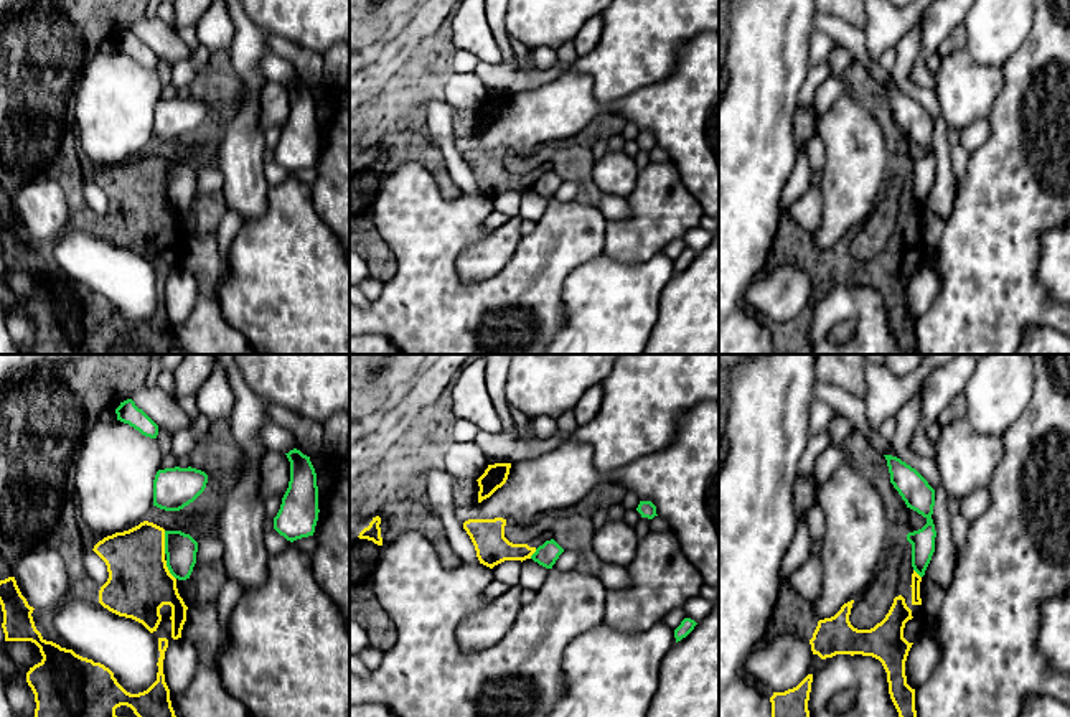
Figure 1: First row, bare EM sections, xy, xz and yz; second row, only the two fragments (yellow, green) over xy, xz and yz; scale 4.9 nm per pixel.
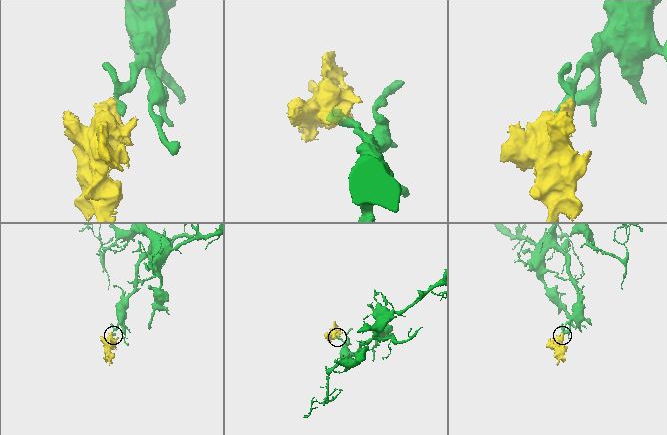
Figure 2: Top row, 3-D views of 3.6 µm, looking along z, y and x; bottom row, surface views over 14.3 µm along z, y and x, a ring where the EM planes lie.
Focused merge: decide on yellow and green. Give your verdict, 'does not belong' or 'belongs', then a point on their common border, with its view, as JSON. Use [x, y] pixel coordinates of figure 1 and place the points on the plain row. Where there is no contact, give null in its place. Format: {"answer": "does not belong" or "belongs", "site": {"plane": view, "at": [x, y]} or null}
{"answer": "does not belong", "site": {"plane": "xy", "at": [164, 173]}}

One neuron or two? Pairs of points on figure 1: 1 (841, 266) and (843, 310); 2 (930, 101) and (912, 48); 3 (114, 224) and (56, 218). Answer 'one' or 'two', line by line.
1: two
2: one
3: two

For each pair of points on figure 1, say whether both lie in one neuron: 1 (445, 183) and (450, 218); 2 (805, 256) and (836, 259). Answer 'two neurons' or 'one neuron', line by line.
1: two neurons
2: one neuron

